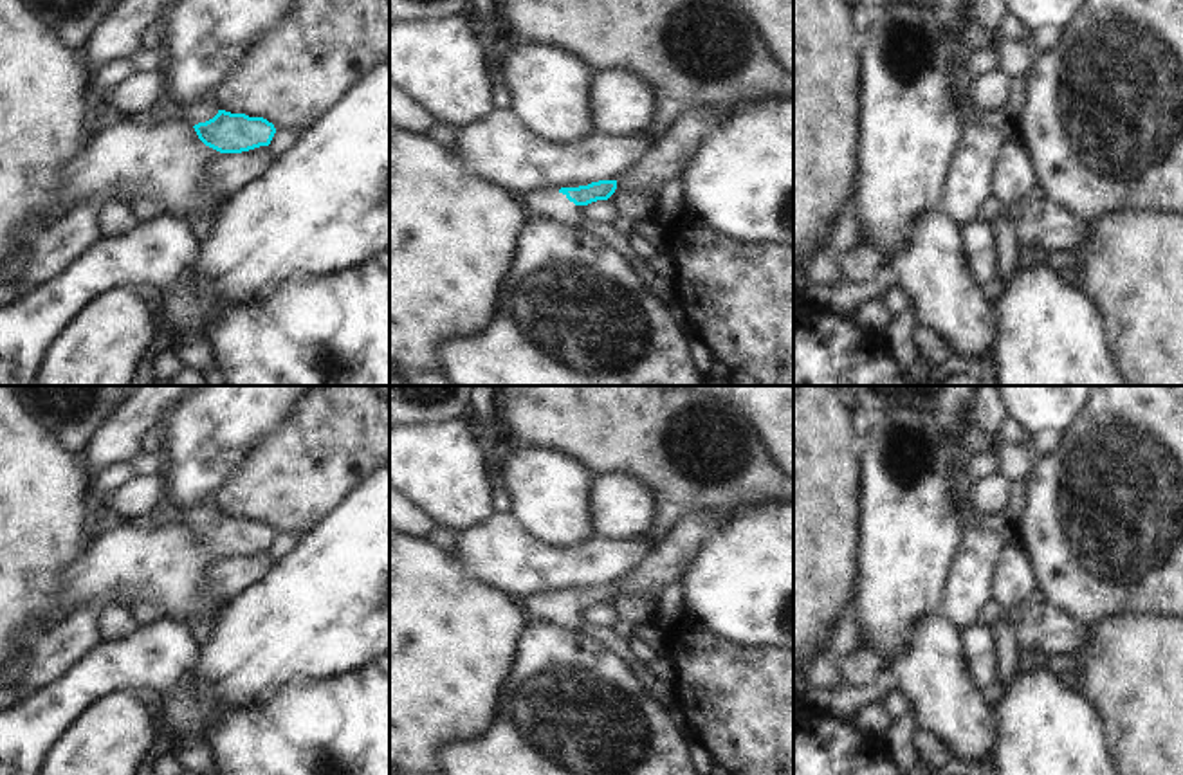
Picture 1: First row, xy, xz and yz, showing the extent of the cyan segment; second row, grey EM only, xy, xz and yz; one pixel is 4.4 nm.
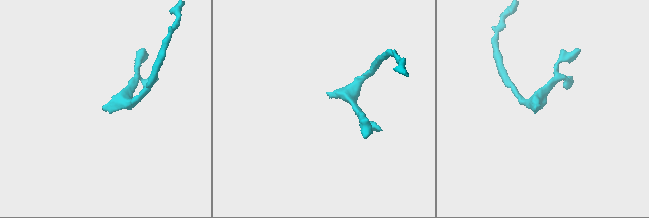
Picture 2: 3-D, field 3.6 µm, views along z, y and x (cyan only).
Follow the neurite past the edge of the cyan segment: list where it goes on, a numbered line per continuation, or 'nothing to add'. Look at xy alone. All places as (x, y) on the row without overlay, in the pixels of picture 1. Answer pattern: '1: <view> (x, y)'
nothing to add

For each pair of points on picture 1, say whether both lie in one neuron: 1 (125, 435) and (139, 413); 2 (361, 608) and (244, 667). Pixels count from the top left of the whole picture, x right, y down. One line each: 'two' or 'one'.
1: one
2: one

